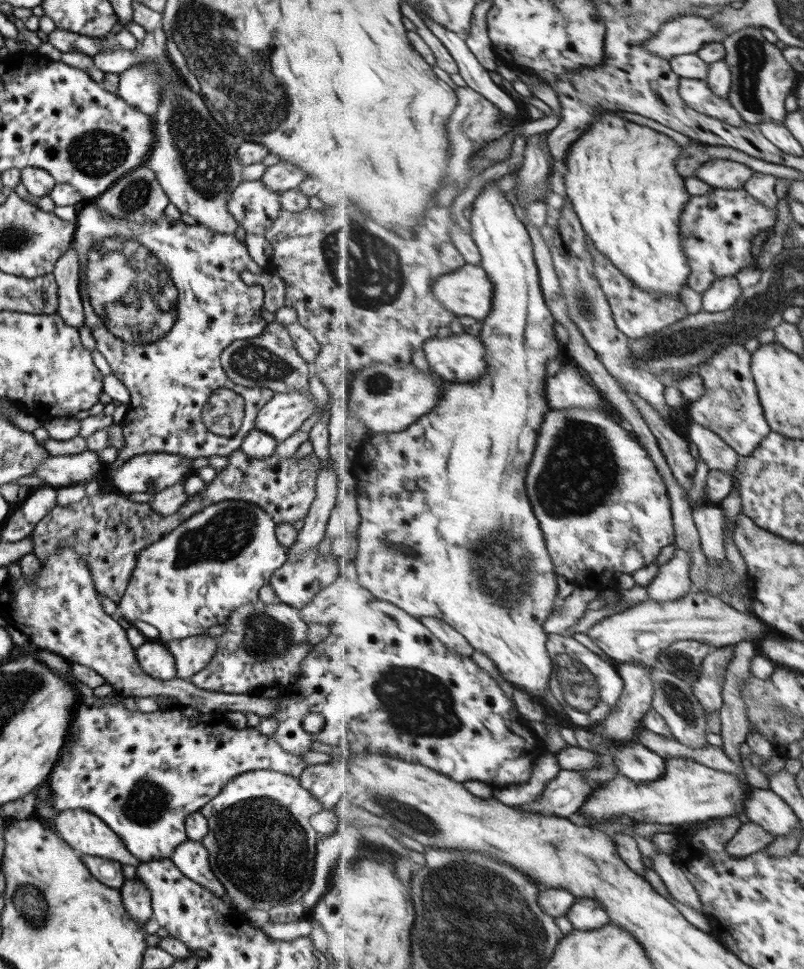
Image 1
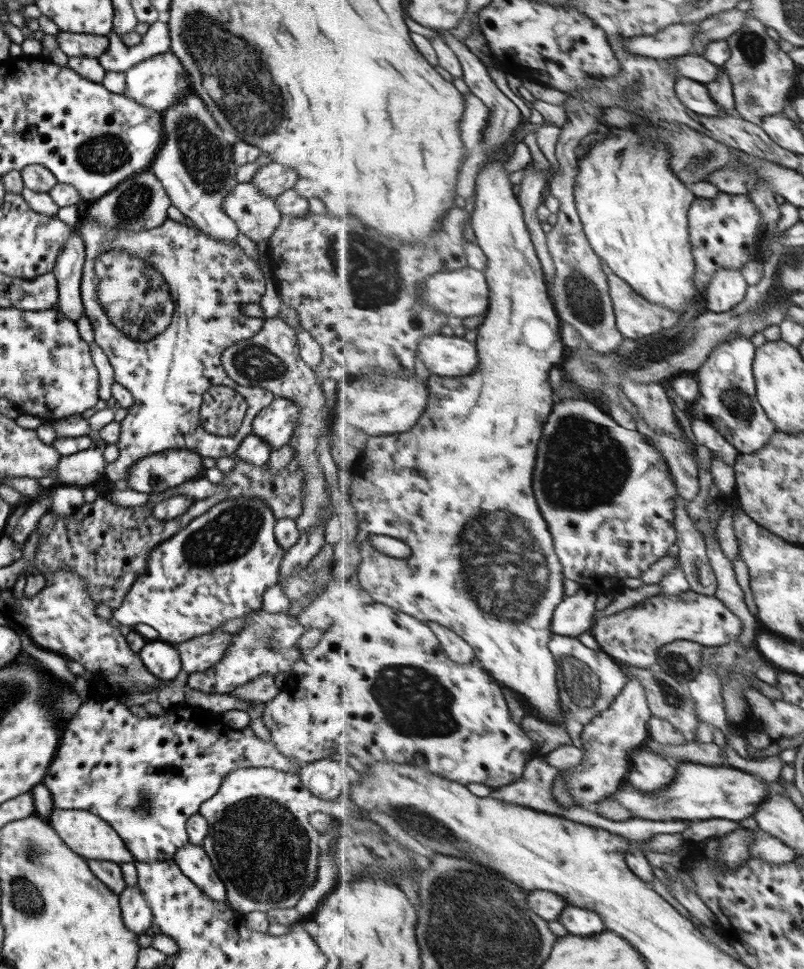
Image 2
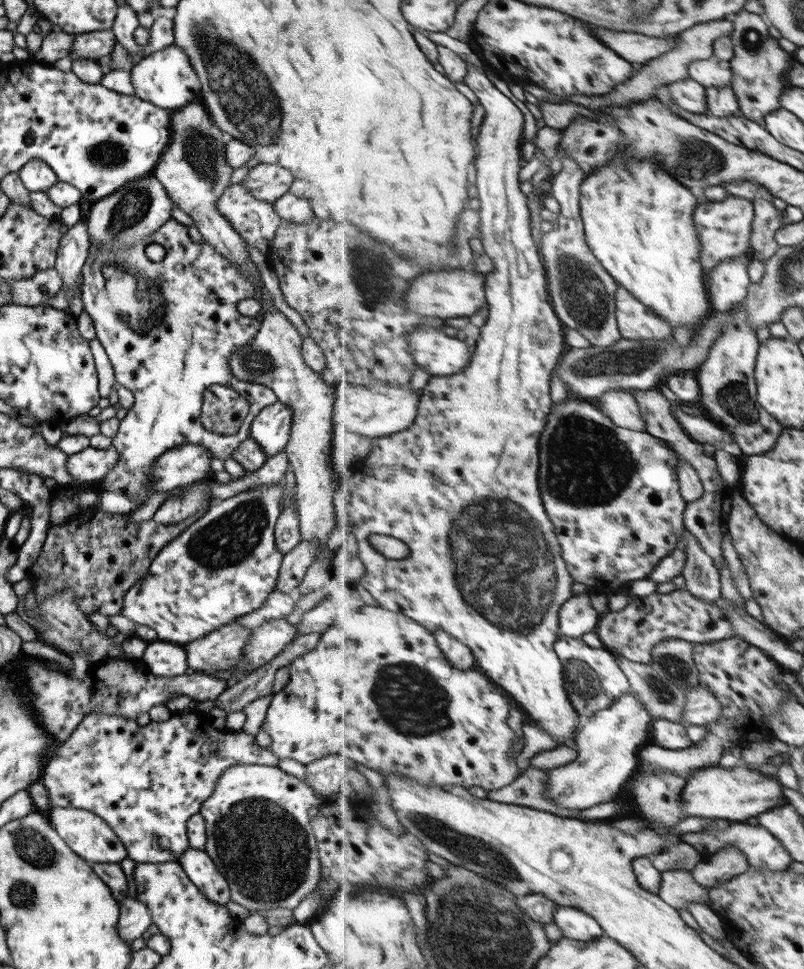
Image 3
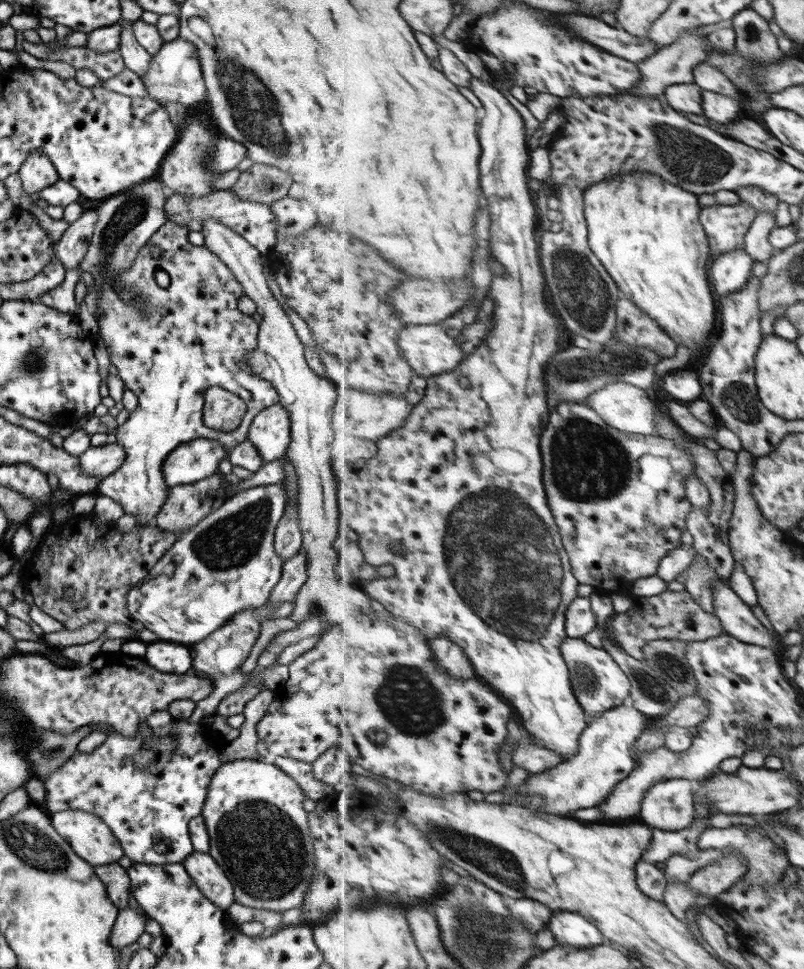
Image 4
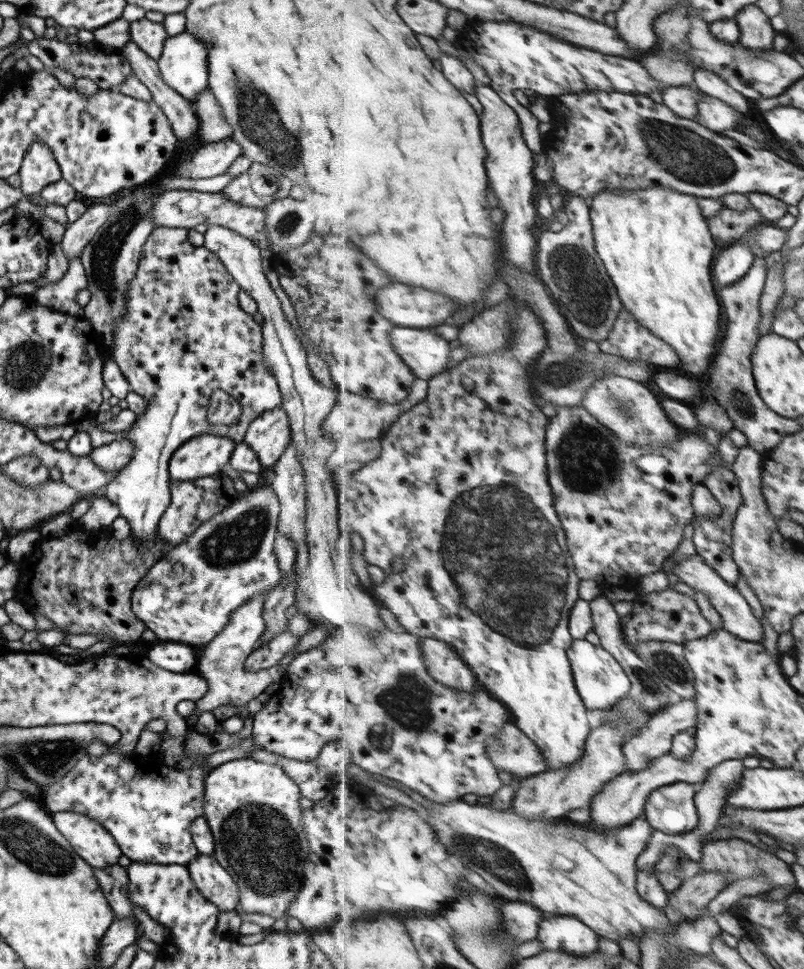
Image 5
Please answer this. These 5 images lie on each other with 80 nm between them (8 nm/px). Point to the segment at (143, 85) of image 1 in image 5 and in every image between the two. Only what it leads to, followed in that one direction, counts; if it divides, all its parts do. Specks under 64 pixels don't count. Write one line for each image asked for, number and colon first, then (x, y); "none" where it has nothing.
2: (156, 83)
3: (165, 78)
4: (173, 75)
5: (182, 66)

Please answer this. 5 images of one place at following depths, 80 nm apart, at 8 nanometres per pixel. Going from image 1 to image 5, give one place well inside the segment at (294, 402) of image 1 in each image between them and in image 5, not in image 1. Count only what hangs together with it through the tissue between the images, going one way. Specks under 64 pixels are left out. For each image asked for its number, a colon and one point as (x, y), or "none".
2: (274, 424)
3: (270, 428)
4: (269, 431)
5: (268, 434)

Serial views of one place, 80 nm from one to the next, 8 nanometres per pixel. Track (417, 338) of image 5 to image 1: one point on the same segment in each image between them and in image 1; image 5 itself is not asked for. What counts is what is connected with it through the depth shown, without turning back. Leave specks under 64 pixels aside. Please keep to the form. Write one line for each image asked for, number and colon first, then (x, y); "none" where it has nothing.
1: (461, 358)
2: (453, 356)
3: (434, 351)
4: (429, 350)

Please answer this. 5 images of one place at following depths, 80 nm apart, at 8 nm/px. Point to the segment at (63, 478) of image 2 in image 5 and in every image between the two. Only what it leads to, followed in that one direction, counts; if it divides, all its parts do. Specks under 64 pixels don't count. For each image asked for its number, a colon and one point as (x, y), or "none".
3: (90, 464)
4: (100, 461)
5: (112, 456)

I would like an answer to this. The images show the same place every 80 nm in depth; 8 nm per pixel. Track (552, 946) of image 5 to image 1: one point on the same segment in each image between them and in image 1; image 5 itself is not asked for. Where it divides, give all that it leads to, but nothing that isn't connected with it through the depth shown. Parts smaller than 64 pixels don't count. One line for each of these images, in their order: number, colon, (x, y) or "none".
1: (587, 913)
2: (579, 921)
3: (574, 923)
4: (572, 928)

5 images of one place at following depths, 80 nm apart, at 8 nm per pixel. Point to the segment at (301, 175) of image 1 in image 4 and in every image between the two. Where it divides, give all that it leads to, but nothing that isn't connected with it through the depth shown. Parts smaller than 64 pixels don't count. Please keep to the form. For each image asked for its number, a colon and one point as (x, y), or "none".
2: (271, 179)
3: (267, 182)
4: (261, 183)

